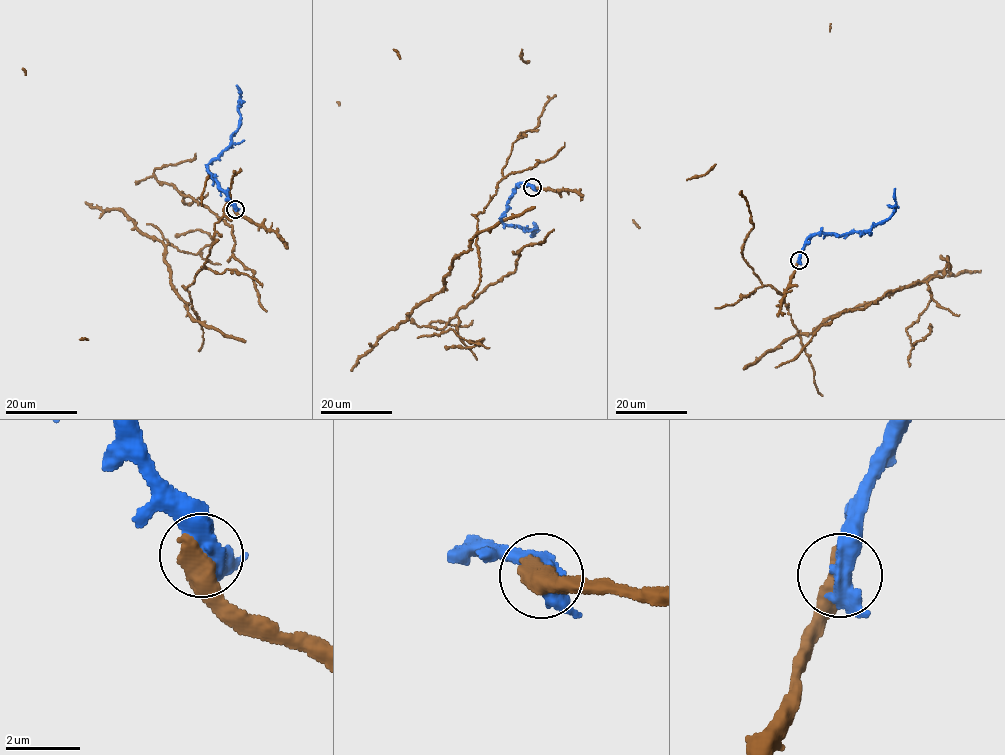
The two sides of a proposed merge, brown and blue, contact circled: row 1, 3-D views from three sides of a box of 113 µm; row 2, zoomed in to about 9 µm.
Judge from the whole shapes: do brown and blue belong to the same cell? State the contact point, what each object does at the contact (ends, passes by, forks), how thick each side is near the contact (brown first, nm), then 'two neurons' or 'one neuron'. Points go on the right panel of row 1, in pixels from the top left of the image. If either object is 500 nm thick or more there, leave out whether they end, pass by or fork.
(799, 260) | 600/500 nm | one neuron

